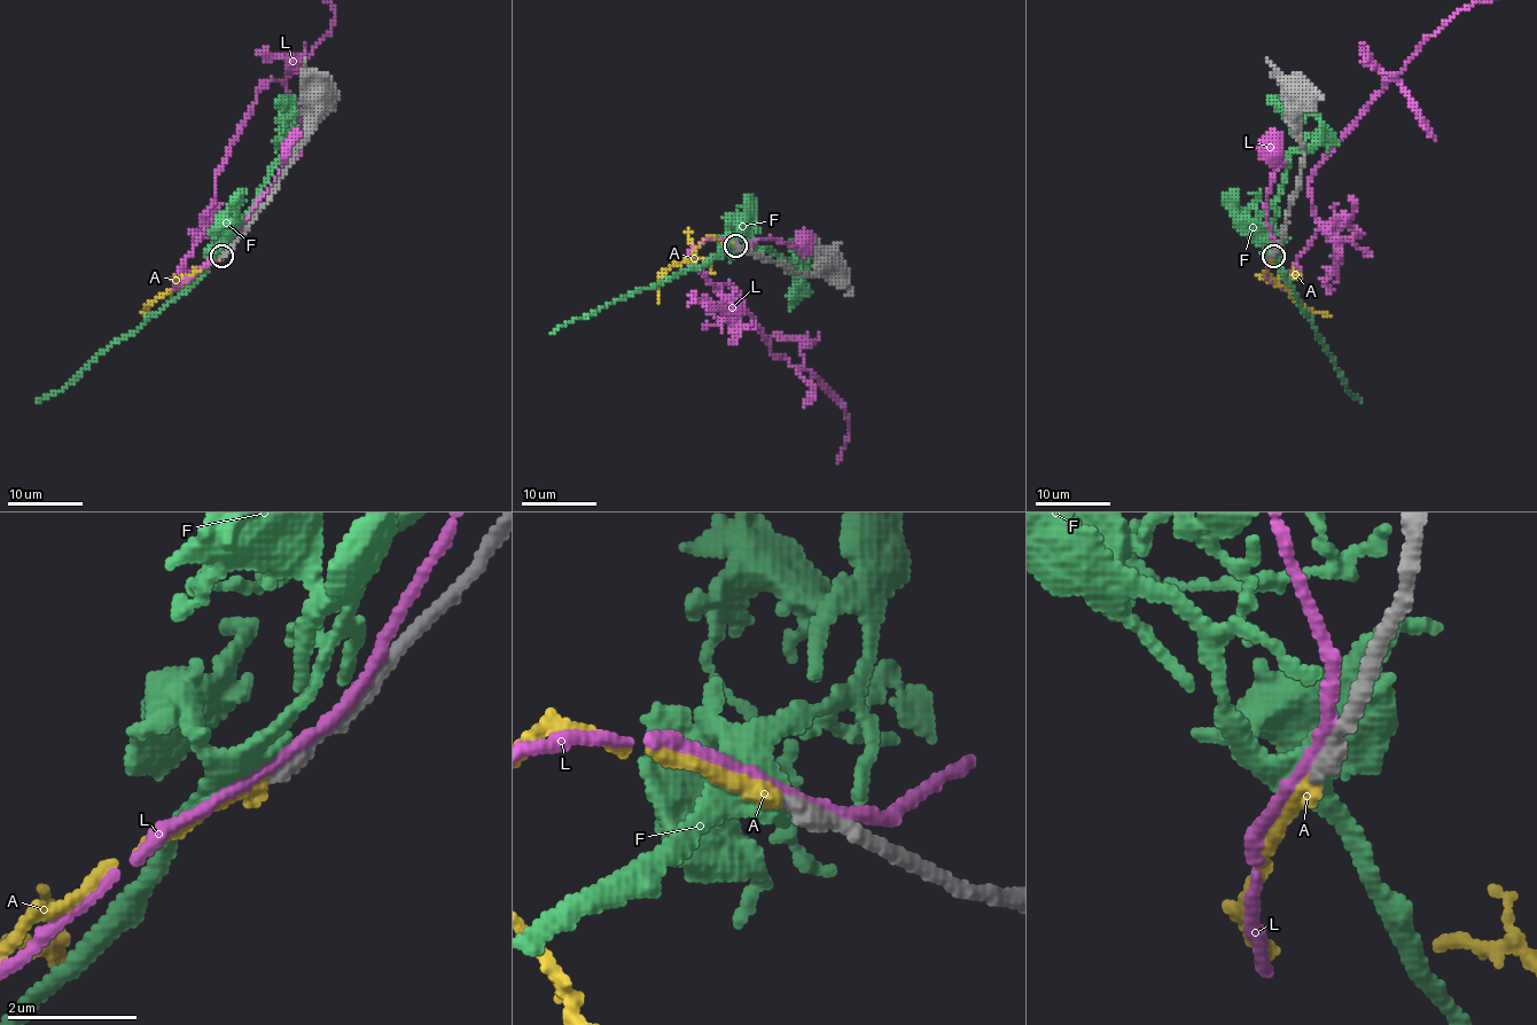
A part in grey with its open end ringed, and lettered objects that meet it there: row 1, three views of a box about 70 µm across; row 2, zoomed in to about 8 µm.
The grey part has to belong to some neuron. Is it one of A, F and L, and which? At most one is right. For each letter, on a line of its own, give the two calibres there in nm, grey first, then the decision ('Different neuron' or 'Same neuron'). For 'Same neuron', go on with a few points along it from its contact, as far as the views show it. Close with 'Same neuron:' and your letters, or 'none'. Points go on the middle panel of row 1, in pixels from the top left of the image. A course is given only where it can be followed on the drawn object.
A: Thickness 300 nm (grey) against 220 nm. Same neuron. Its course: (735, 245), (705, 239), (657, 283), (660, 302)
F: Thickness 320 nm (grey) against 320 nm. Different neuron
L: Thickness 340 nm (grey) against 160 nm. Different neuron
Same neuron: A

